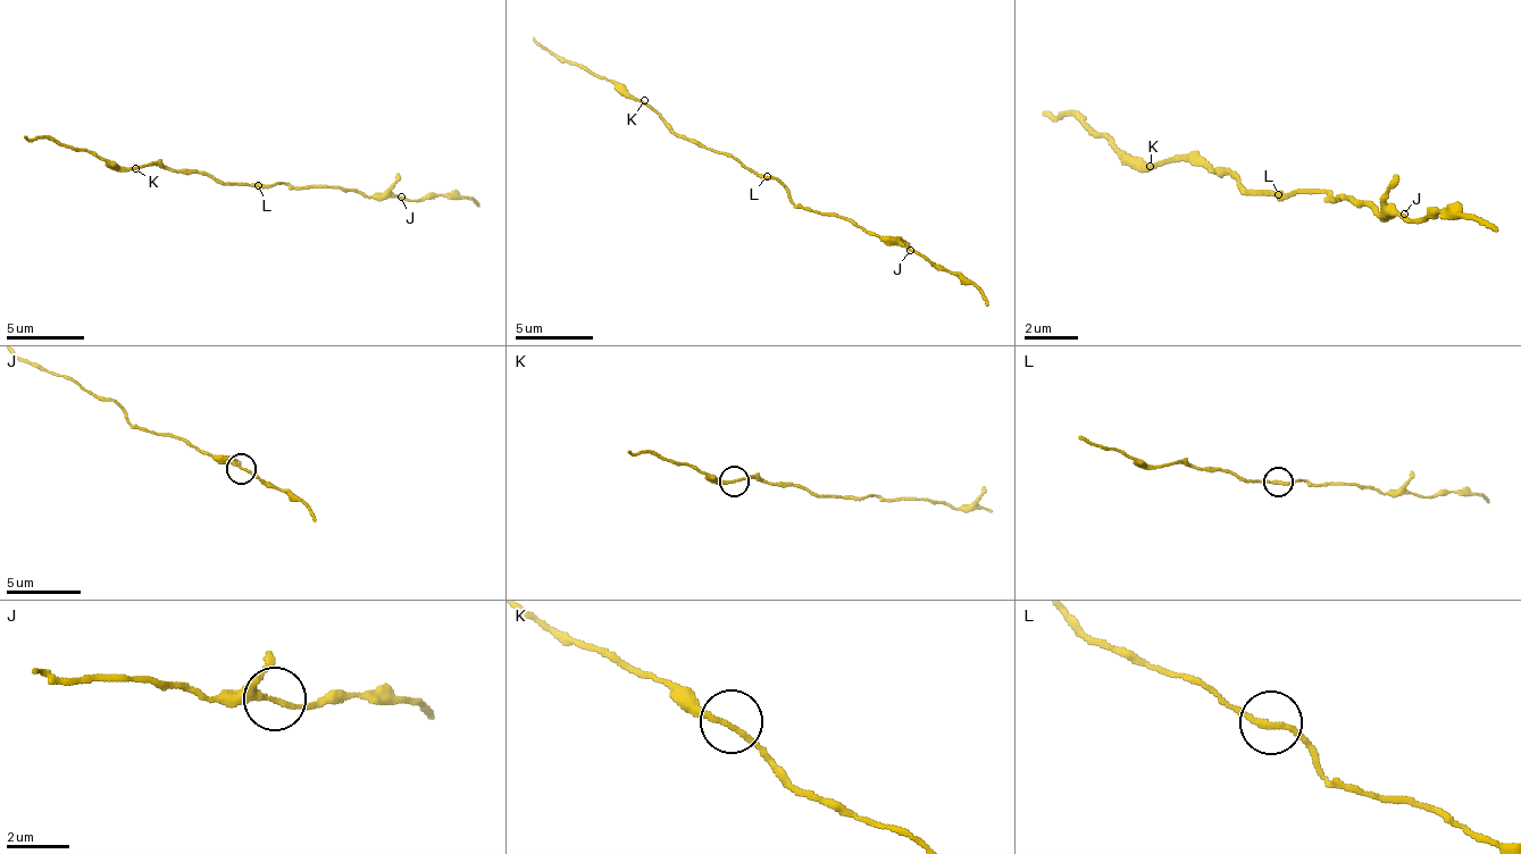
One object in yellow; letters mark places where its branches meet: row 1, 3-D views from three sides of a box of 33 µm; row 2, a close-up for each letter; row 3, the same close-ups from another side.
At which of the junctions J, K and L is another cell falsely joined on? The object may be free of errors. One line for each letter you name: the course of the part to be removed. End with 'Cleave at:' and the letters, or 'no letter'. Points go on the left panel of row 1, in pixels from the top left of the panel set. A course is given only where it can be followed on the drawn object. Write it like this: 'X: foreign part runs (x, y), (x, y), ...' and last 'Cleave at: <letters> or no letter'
Cleave at: no letter

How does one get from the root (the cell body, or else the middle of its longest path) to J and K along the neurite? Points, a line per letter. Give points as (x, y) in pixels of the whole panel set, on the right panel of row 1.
J: (1276, 192), (1315, 192), (1322, 199), (1362, 199), (1376, 212), (1402, 212)
K: (1276, 192), (1250, 192), (1229, 173), (1210, 173), (1203, 166), (1189, 166), (1184, 159), (1156, 159), (1150, 166)

